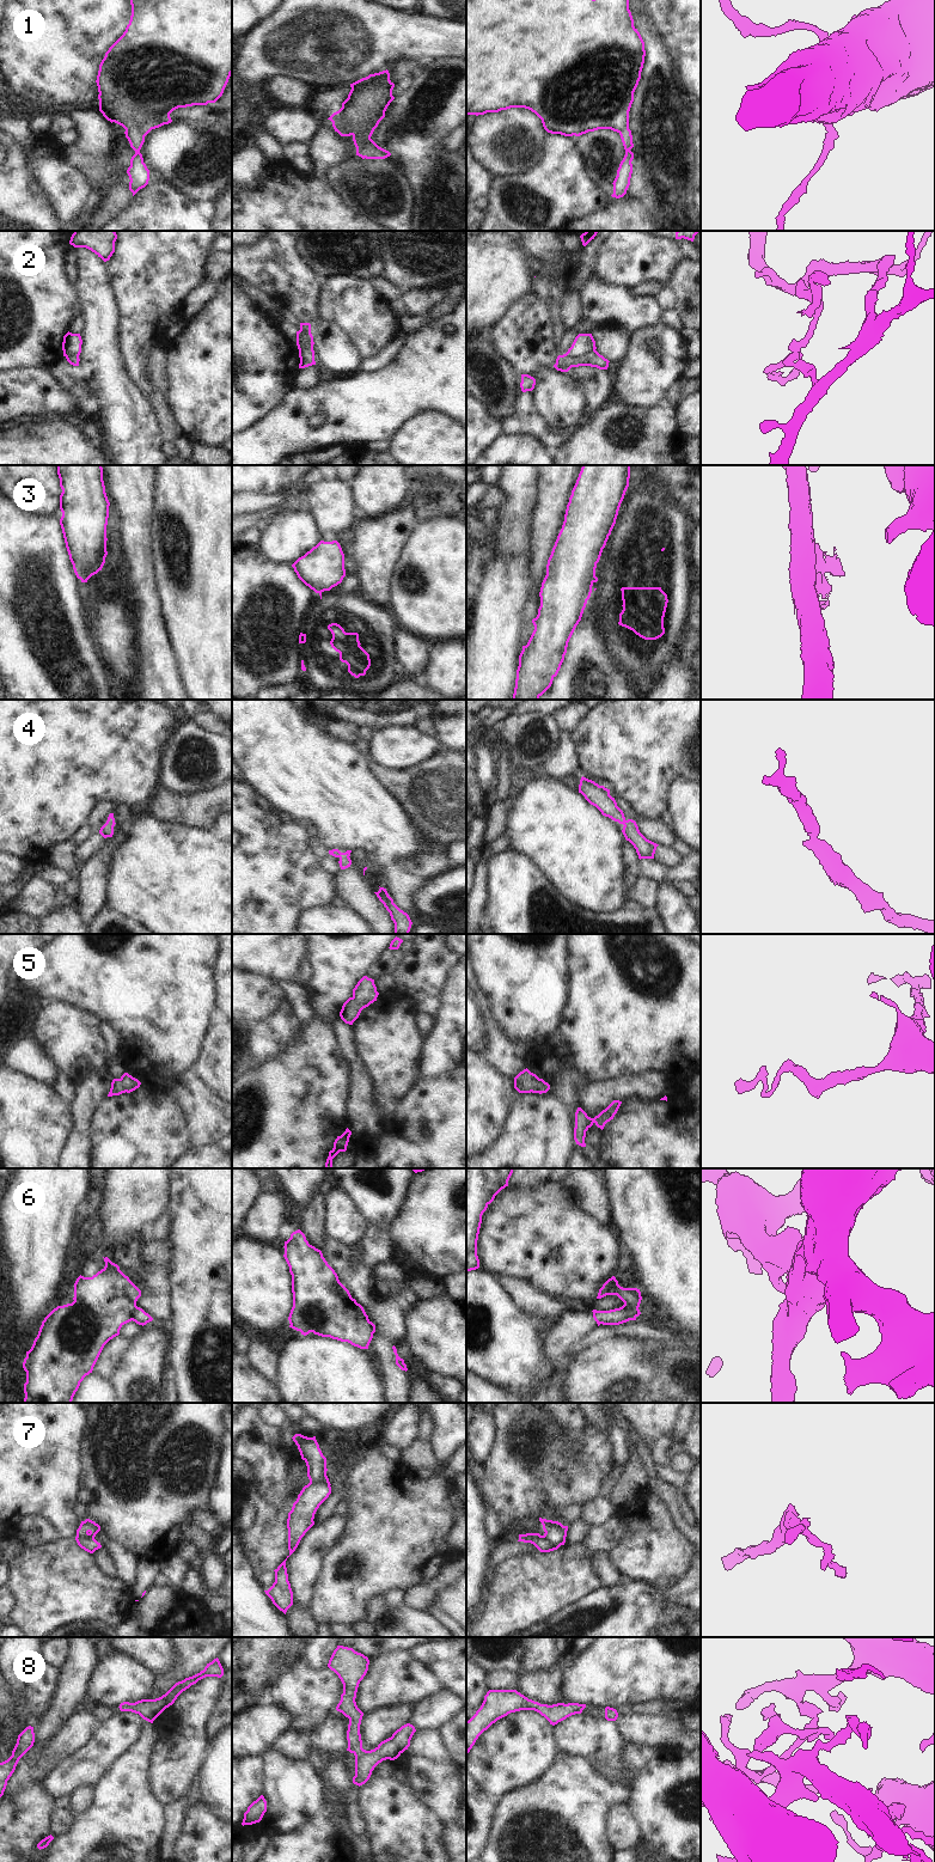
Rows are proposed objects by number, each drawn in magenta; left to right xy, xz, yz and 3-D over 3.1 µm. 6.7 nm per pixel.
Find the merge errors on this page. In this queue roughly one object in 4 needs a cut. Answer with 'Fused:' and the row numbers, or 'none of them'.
Fused: 2, 3, 6, 7

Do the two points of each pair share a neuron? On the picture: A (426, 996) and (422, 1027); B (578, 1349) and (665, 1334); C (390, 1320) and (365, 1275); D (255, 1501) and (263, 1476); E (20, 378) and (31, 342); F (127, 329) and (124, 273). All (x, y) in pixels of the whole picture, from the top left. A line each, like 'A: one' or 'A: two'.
A: two
B: one
C: one
D: two
E: two
F: one

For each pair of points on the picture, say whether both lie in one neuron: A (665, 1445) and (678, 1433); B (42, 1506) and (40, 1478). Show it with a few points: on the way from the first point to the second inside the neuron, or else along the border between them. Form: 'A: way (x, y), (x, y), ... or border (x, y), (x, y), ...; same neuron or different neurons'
A: way (668, 1442), (674, 1436); same neuron
B: way (42, 1499), (42, 1485); same neuron

